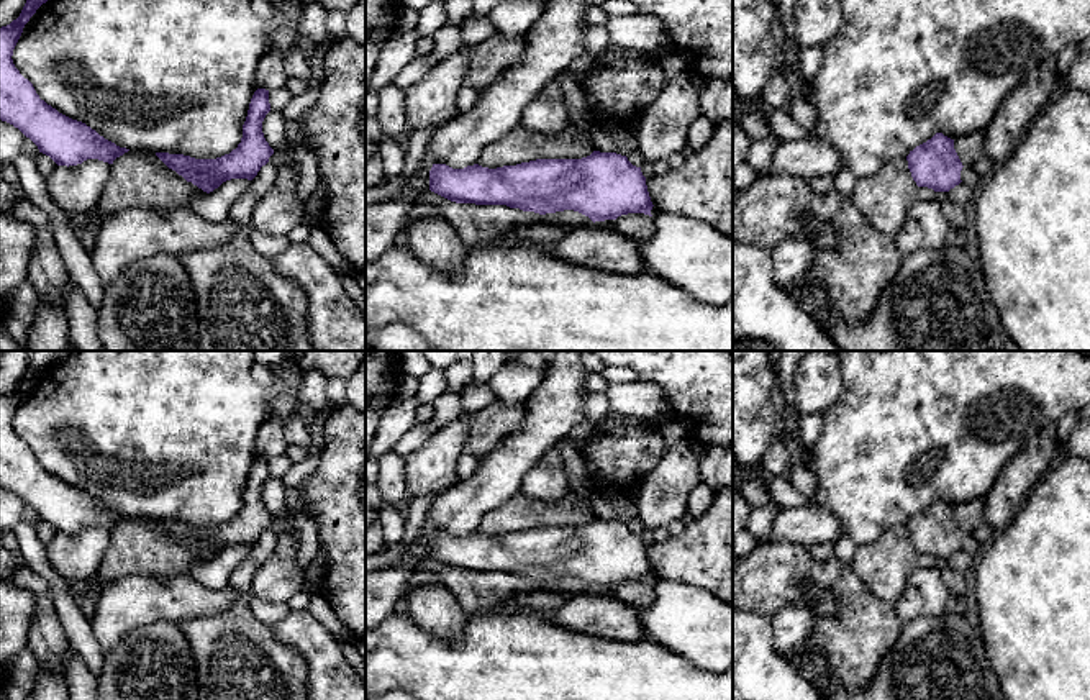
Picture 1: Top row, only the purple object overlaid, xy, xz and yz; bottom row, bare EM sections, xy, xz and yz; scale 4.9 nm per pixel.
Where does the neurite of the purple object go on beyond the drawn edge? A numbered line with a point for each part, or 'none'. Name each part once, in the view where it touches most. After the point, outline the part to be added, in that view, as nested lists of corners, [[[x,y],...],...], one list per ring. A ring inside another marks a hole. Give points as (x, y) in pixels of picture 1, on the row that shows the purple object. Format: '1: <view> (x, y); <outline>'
none

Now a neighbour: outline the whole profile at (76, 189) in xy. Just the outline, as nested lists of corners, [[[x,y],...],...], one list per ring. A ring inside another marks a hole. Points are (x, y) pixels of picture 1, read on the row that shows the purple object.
[[[87,159],[77,166],[57,166],[46,190],[54,205],[67,215],[87,213],[97,208],[108,182],[111,164]]]

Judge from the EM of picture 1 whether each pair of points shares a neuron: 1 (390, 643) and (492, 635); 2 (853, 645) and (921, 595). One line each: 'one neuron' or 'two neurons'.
1: one neuron
2: two neurons

